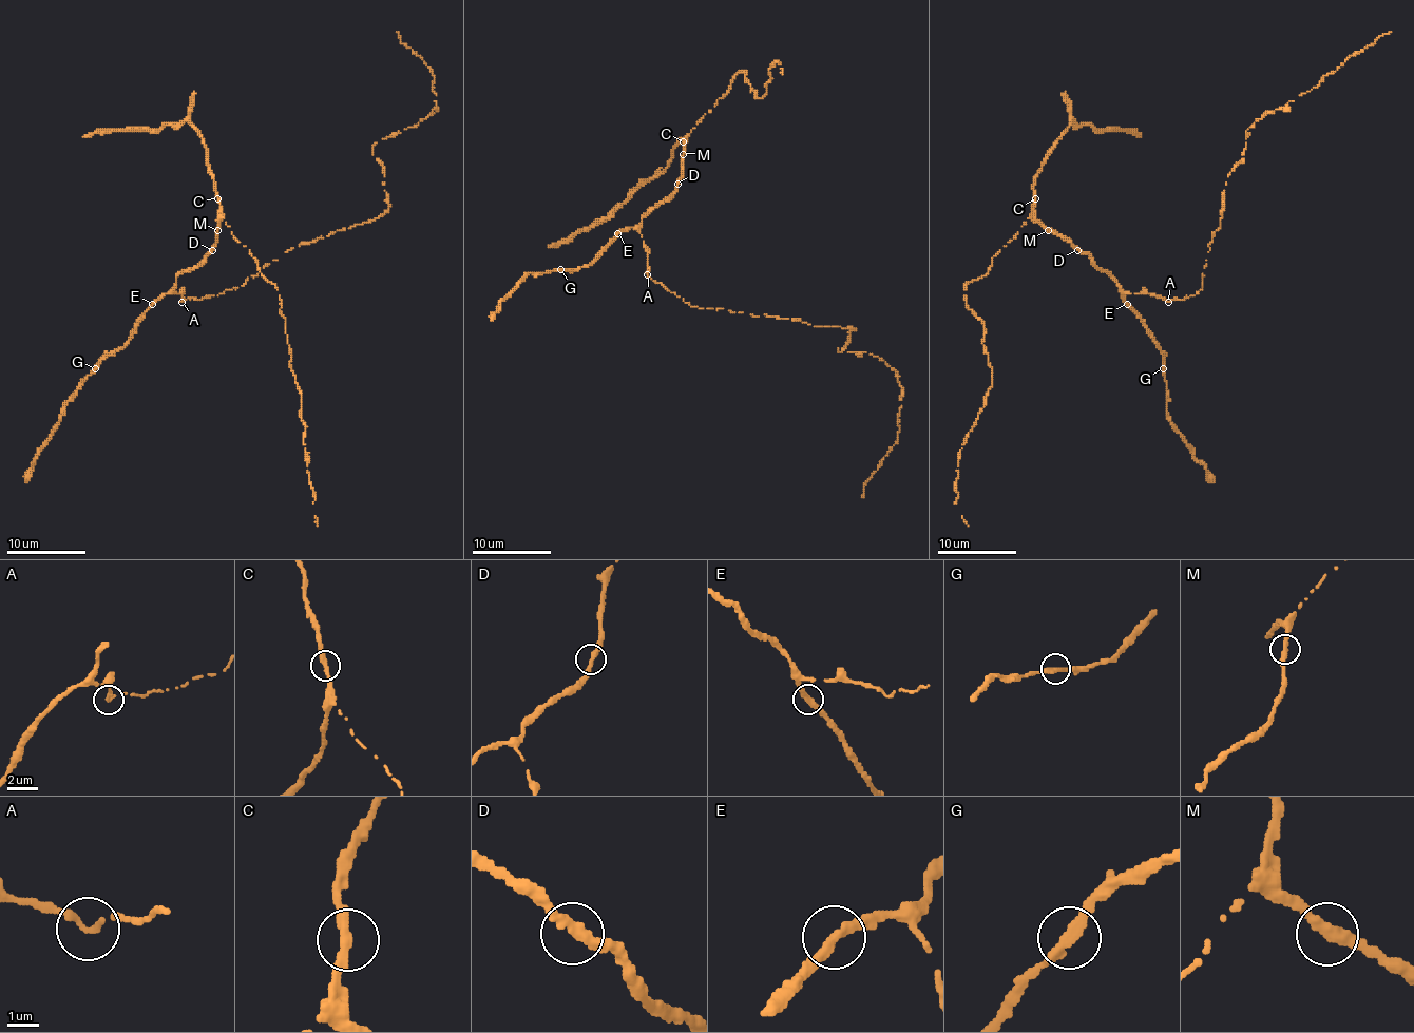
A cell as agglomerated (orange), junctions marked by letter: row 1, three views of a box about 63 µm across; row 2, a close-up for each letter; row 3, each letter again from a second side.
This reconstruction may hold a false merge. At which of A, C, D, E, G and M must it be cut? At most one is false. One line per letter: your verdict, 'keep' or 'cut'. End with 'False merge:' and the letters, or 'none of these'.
A: keep
C: keep
D: keep
E: keep
G: keep
M: keep
False merge: none of these

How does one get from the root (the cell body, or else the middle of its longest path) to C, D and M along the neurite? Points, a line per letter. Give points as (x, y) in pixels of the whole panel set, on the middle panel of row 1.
C: (647, 274), (647, 247), (639, 233), (639, 225), (646, 215), (673, 193), (681, 175), (685, 139), (683, 141)
D: (647, 274), (647, 247), (639, 233), (639, 225), (646, 215), (673, 193), (677, 184)
M: (647, 274), (647, 247), (639, 233), (639, 225), (646, 215), (673, 193), (681, 175), (683, 154)

